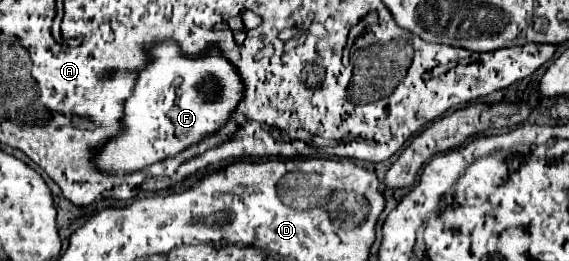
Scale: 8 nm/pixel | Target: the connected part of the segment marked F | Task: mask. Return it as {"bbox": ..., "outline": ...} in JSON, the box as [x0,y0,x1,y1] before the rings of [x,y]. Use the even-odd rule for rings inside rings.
{"bbox":[92,39,244,175],"outline":[[[160,39],[144,49],[150,59],[138,71],[132,95],[124,99],[122,129],[118,135],[102,143],[92,155],[92,163],[106,175],[130,175],[158,161],[176,157],[190,145],[200,143],[208,135],[220,131],[244,99],[244,79],[234,63],[224,57],[220,47],[208,47],[200,57],[188,57],[176,39]],[[216,79],[222,85],[222,99],[206,103],[198,91],[200,83]]]}

